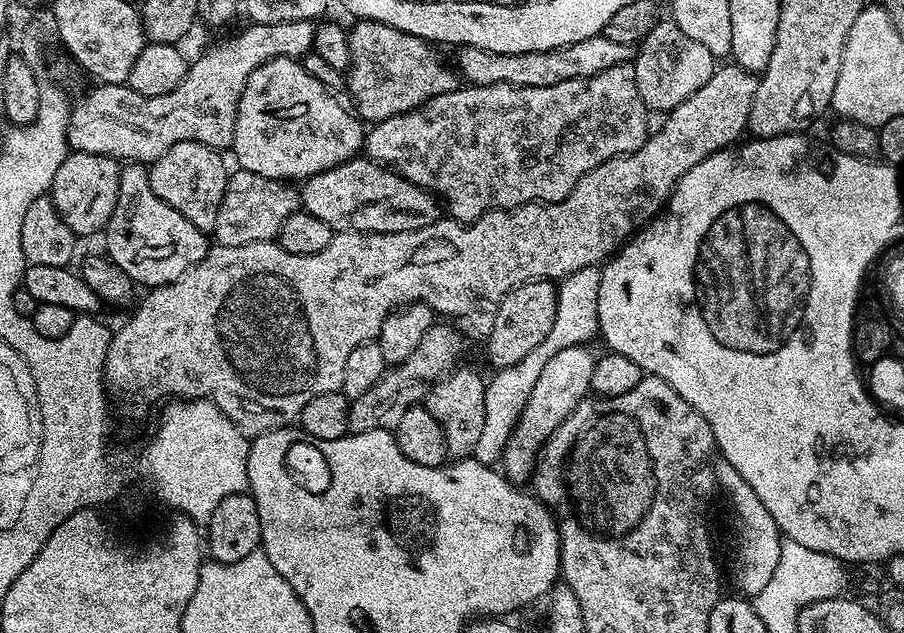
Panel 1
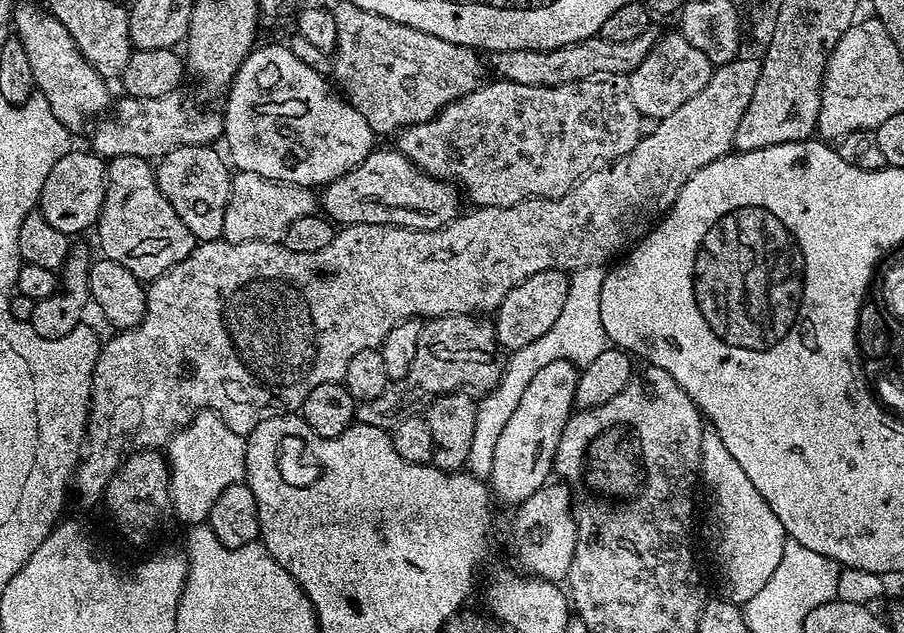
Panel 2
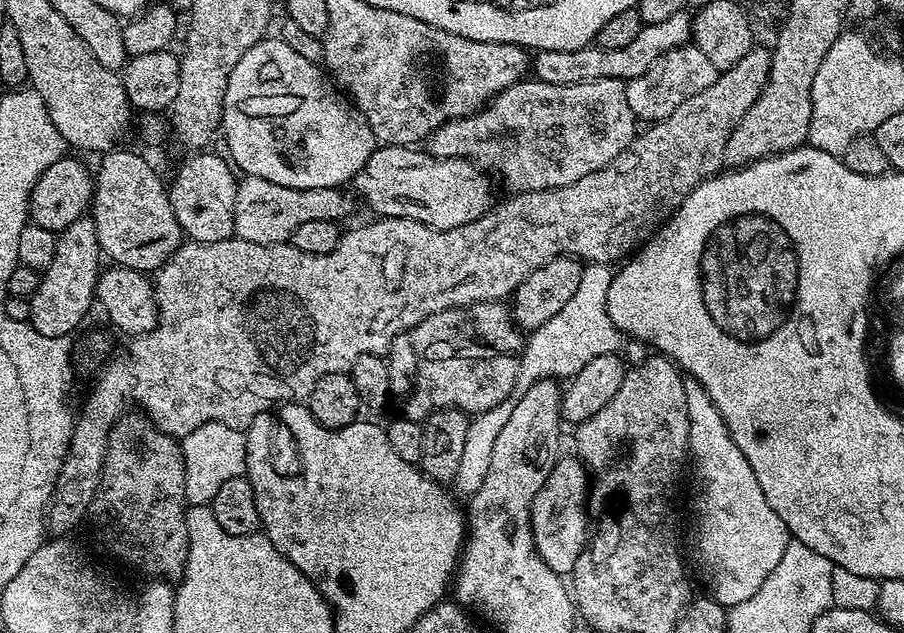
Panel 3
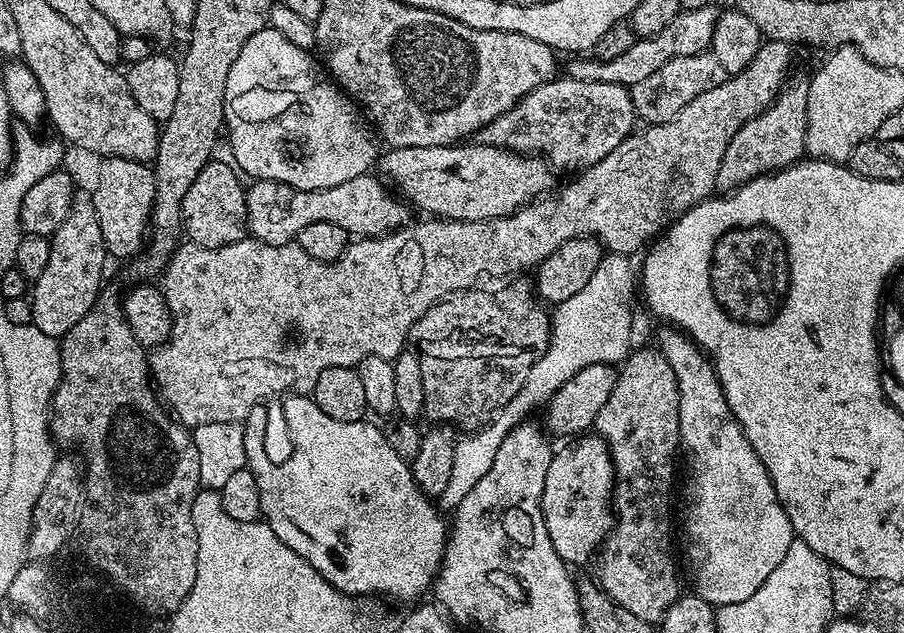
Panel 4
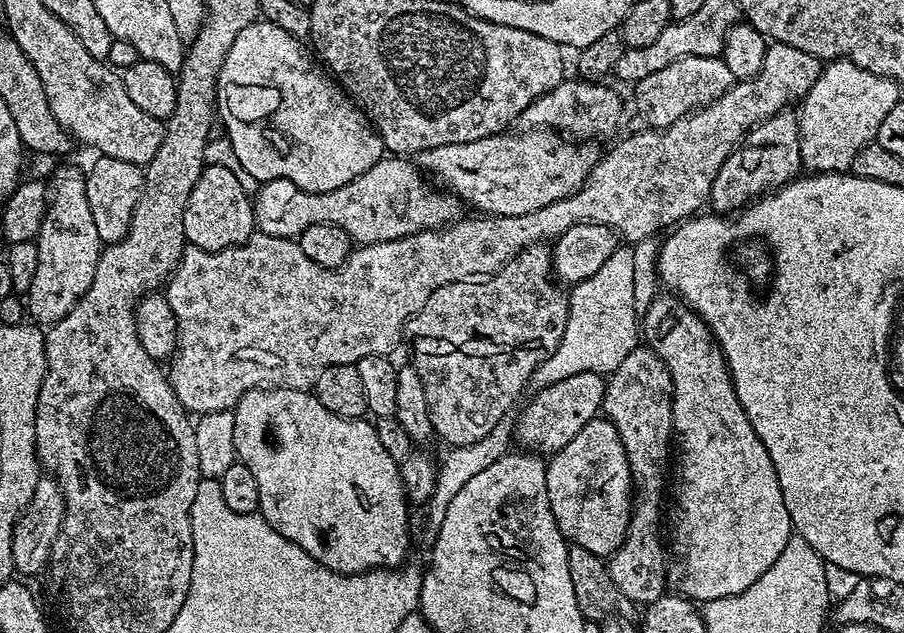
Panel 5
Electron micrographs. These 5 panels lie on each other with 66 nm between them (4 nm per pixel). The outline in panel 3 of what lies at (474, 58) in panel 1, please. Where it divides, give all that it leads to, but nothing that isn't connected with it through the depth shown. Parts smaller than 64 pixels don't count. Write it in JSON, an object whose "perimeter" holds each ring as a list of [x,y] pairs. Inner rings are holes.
{"perimeter":[[[687,11],[673,14],[662,22],[645,24],[644,28],[622,50],[606,50],[589,46],[578,50],[546,50],[537,51],[531,61],[530,68],[535,79],[542,82],[550,82],[550,86],[570,86],[582,82],[594,82],[602,78],[614,78],[615,80],[629,81],[646,74],[662,54],[666,54],[675,48],[683,48],[693,39],[692,35],[693,17]]]}

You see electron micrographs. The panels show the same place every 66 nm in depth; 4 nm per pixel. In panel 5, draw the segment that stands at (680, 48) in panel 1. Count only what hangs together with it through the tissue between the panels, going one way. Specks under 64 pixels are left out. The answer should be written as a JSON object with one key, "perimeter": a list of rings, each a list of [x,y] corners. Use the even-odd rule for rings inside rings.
{"perimeter":[[[687,56],[670,62],[662,70],[649,74],[647,78],[635,81],[636,108],[652,130],[669,128],[671,124],[683,119],[700,108],[713,104],[726,90],[733,86],[734,79],[724,59],[720,56]]]}

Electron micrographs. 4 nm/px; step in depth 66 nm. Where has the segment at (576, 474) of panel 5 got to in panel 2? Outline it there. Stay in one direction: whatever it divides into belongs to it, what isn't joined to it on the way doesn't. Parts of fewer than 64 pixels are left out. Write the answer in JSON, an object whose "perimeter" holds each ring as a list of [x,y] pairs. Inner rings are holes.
{"perimeter":[[[549,482],[515,509],[512,540],[516,543],[517,554],[520,555],[519,567],[525,573],[542,580],[567,581],[576,545],[576,520],[572,517],[572,505],[572,493],[568,485],[563,482]]]}

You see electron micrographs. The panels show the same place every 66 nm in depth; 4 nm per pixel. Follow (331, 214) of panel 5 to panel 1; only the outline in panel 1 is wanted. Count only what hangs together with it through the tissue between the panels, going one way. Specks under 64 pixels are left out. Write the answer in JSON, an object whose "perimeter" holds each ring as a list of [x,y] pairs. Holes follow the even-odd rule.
{"perimeter":[[[240,168],[233,171],[228,178],[222,206],[218,210],[215,243],[226,246],[246,246],[259,240],[275,241],[280,235],[286,218],[290,218],[290,214],[301,211],[301,208],[300,193],[291,183],[262,178],[262,174],[254,174],[250,170]]]}

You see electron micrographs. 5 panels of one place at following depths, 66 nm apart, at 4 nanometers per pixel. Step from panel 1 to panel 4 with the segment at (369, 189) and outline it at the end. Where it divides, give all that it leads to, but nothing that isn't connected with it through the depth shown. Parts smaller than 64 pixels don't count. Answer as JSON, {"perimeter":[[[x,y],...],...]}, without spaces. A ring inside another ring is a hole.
{"perimeter":[[[457,142],[446,146],[406,146],[388,148],[385,153],[385,156],[384,153],[382,156],[385,172],[383,175],[390,181],[391,187],[415,211],[417,208],[418,211],[424,212],[420,214],[427,214],[432,218],[466,222],[493,220],[499,216],[509,216],[517,208],[522,208],[525,204],[531,204],[533,200],[551,193],[554,188],[553,169],[541,157],[535,154],[511,152],[508,148],[495,148],[489,144]]]}

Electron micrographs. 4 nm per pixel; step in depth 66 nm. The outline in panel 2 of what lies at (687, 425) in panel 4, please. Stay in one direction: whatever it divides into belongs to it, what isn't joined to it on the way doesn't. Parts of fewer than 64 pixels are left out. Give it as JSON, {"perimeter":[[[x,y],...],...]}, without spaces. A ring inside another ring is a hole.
{"perimeter":[[[711,430],[705,431],[702,438],[700,475],[703,487],[705,484],[712,495],[712,516],[716,519],[716,560],[728,583],[726,596],[732,603],[742,606],[754,598],[754,594],[758,594],[758,590],[770,582],[770,574],[778,570],[786,533],[774,510],[770,510],[766,498],[762,498],[754,482],[750,482],[746,470],[738,466],[730,450],[722,446],[722,438]]]}

